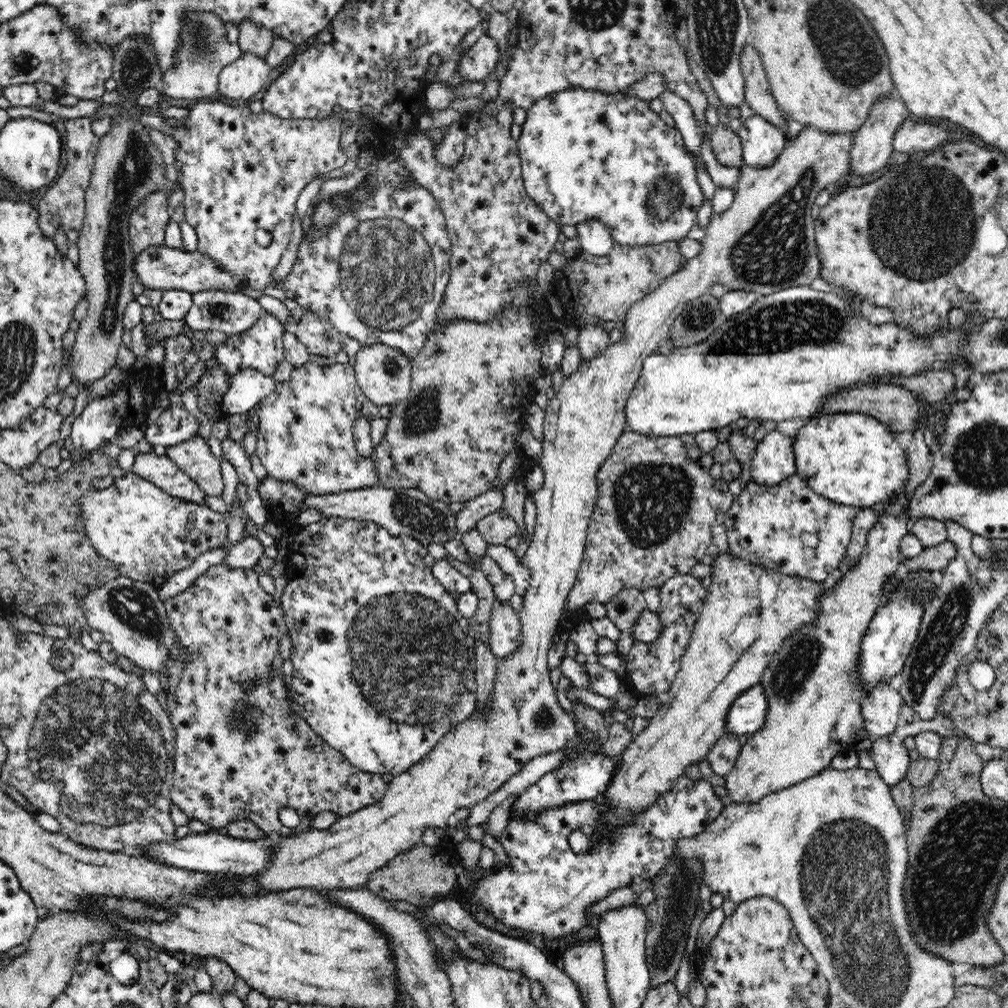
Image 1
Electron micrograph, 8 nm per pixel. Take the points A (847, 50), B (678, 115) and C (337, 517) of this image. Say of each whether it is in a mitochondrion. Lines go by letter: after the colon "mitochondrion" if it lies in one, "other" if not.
A: mitochondrion
B: other
C: other

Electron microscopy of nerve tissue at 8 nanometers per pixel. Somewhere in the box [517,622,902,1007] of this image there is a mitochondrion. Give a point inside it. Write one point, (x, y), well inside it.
(683, 881)

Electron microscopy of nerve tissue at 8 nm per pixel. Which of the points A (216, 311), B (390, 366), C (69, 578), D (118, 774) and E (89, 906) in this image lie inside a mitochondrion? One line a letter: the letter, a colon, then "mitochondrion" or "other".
A: other
B: mitochondrion
C: other
D: mitochondrion
E: other

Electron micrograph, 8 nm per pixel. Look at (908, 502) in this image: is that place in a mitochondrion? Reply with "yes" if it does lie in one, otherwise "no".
no

